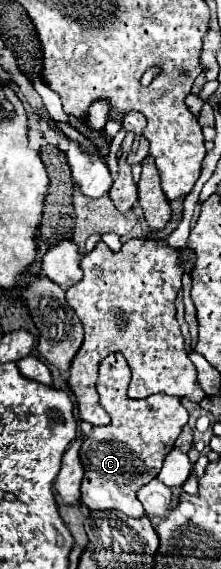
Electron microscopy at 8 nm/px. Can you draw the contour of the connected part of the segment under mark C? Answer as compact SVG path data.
M109 354L101 366L99 366L99 380L97 380L97 392L101 394L101 404L111 416L109 426L97 426L93 428L93 434L83 440L81 446L81 462L85 468L85 478L81 484L81 500L91 510L107 510L117 508L125 512L131 518L139 518L145 514L143 504L137 500L137 490L157 478L165 456L173 450L177 436L181 434L181 428L187 424L187 410L181 406L181 400L177 396L169 394L153 394L145 400L131 400L127 396L129 386L129 366L121 354Z

